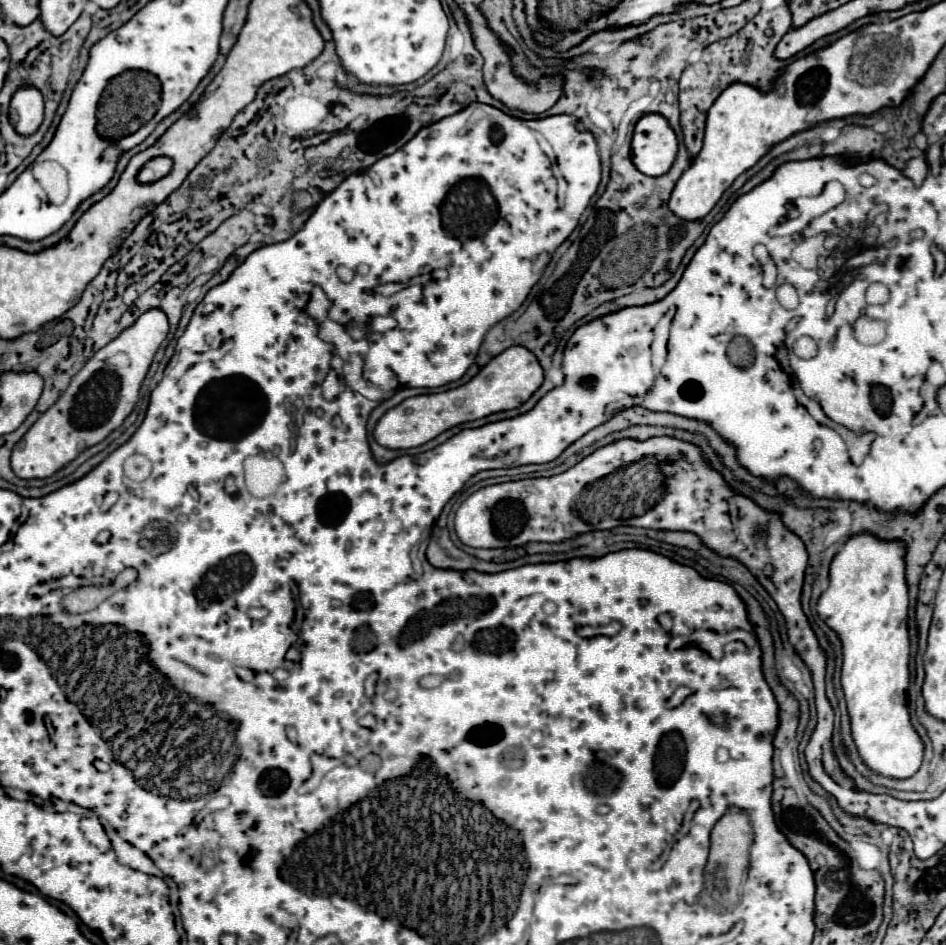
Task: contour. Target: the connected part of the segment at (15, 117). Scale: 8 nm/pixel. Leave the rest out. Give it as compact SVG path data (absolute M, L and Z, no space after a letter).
M21 88L13 94L9 120L17 134L31 136L43 122L43 98L39 90Z

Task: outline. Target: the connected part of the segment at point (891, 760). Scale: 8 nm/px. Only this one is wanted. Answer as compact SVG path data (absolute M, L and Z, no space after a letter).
M851 538L833 558L829 570L829 588L817 604L819 618L837 632L843 644L841 686L851 720L851 736L859 756L879 776L905 780L911 778L923 760L923 742L913 730L907 708L909 686L909 634L907 634L907 586L905 562L901 562L901 546L885 546L877 538Z

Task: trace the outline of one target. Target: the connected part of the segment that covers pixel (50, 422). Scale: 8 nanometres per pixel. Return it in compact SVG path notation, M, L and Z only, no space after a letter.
M161 310L145 312L133 326L123 330L113 342L97 350L73 376L61 398L29 428L15 446L11 468L17 478L49 478L65 468L85 448L103 442L133 412L139 400L141 382L153 362L161 342L167 338L169 322Z

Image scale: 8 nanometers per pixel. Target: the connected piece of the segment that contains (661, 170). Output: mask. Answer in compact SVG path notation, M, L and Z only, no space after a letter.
M661 114L643 116L633 134L631 160L645 176L663 176L673 166L677 154L677 136Z

